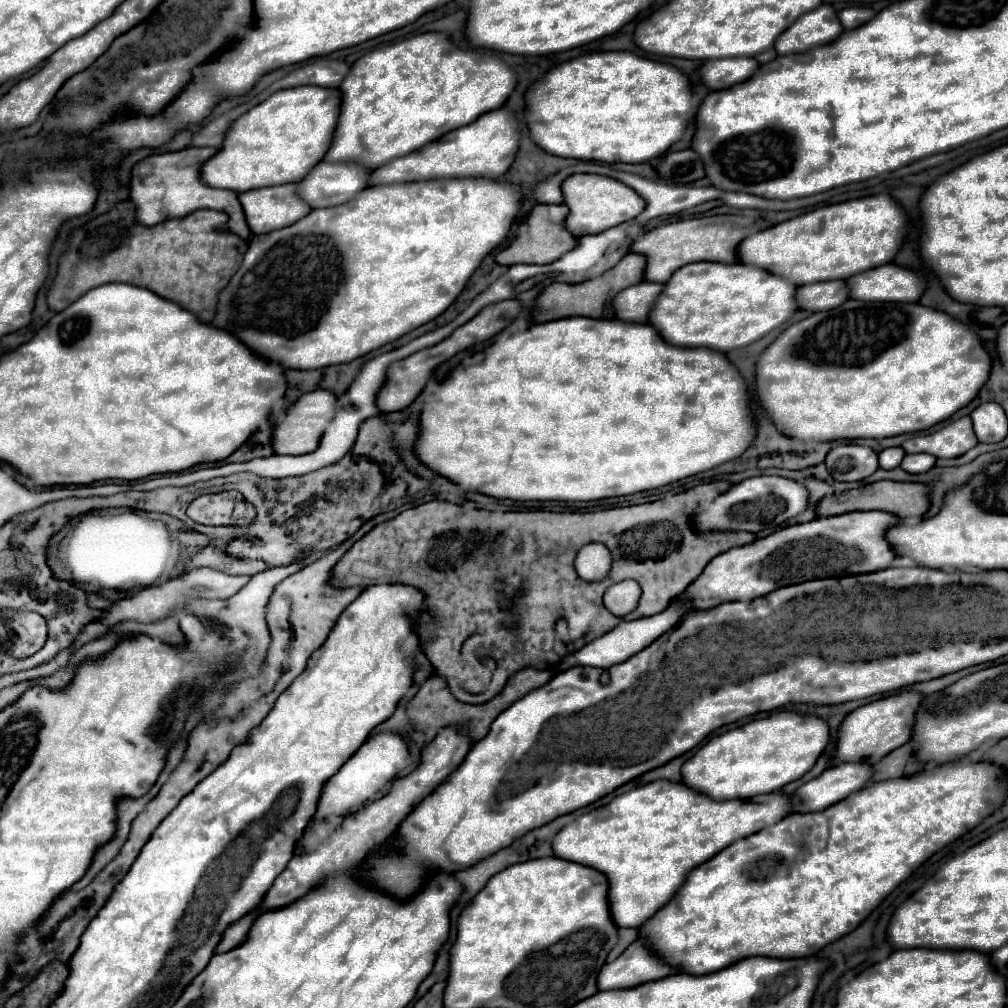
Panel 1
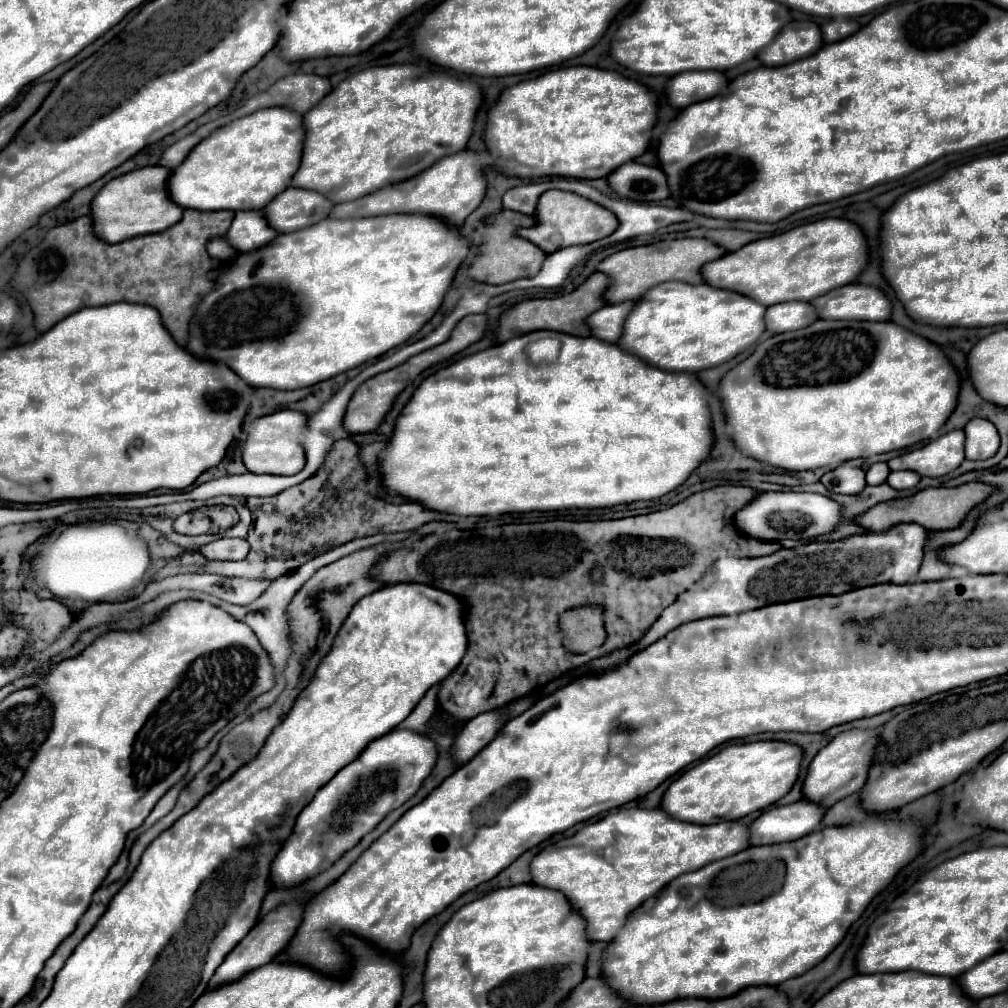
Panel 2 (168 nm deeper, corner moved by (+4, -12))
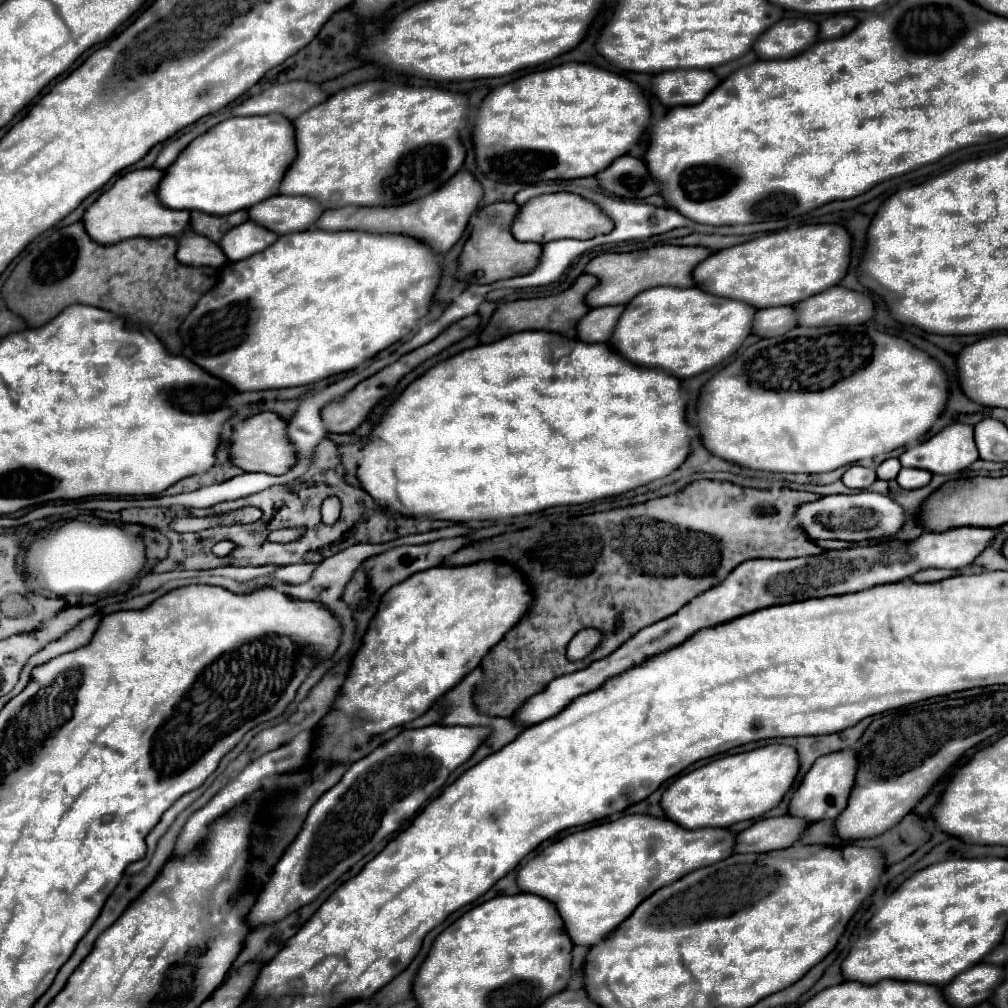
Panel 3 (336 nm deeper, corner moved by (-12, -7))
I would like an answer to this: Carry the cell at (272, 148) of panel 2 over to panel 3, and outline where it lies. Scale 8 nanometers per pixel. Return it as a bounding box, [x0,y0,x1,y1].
[156,115,296,215]

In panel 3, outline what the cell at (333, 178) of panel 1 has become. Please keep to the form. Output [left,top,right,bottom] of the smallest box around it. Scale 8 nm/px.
[248,195,324,235]

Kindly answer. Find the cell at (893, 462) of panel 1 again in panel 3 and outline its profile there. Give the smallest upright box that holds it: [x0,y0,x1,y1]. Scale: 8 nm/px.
[876,459,902,481]

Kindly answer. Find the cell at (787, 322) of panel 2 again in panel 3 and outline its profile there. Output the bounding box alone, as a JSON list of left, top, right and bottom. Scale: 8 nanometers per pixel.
[752,307,796,337]

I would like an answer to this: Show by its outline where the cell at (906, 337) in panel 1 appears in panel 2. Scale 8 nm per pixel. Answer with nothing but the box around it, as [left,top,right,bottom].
[720,320,960,470]

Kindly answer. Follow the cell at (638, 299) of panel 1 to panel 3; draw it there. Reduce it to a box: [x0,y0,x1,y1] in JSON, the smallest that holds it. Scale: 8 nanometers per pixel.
[576,305,624,343]

